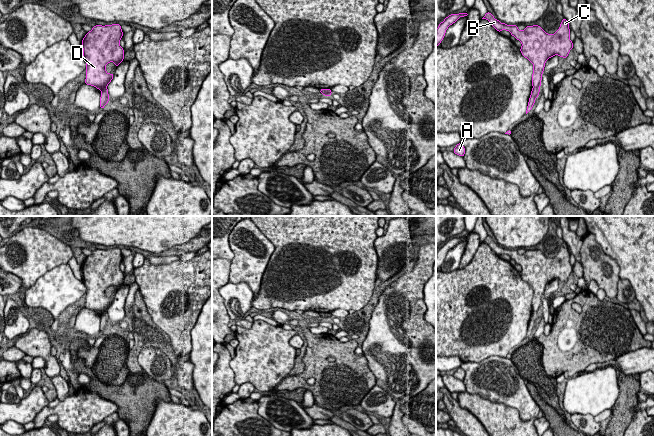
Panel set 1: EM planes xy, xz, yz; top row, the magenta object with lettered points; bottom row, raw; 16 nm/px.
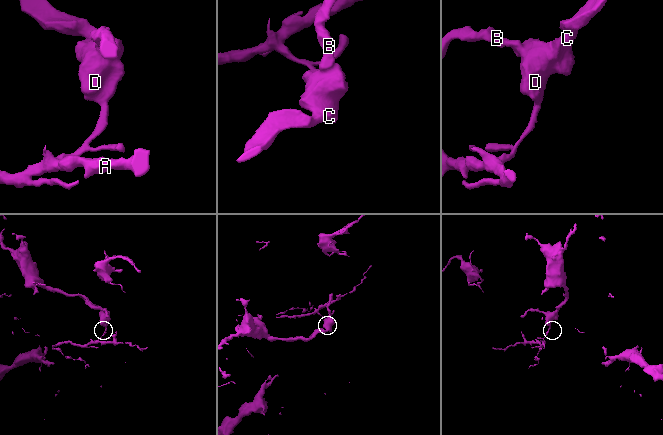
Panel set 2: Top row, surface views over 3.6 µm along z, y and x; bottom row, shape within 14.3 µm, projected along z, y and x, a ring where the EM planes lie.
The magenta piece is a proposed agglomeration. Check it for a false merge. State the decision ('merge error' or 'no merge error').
merge error

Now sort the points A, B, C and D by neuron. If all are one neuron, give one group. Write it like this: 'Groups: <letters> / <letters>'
Groups: A / B C D

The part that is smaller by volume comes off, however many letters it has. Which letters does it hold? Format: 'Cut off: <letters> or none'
Cut off: A

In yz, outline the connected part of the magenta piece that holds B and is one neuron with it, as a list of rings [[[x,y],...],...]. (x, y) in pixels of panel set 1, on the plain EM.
[[[487,236],[482,243],[488,244],[498,256],[509,255],[516,264],[521,266],[521,278],[533,288],[532,310],[534,312],[540,313],[546,285],[555,279],[567,283],[573,272],[569,246],[565,242],[554,258],[546,257],[538,249],[526,250],[524,254],[519,254],[517,249],[501,247],[490,236]]]

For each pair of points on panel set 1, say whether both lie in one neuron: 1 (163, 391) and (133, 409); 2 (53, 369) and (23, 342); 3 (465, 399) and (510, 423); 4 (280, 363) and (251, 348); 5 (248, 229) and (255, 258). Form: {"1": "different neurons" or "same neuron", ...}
{"1": "same neuron", "2": "same neuron", "3": "same neuron", "4": "same neuron", "5": "same neuron"}

